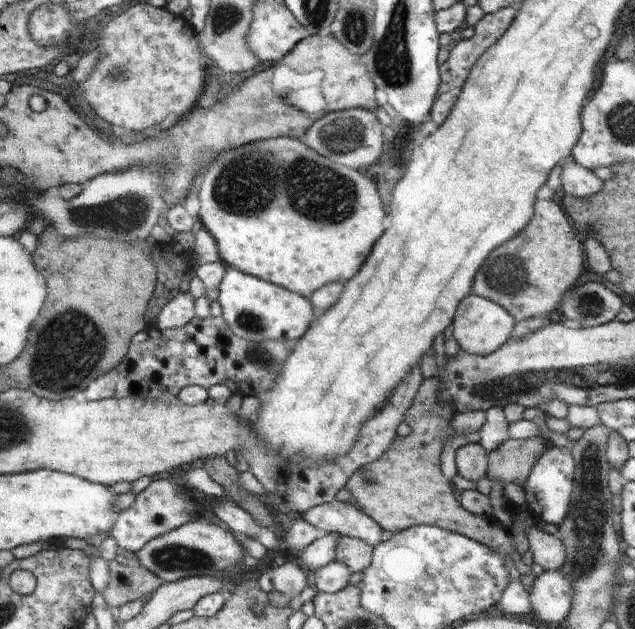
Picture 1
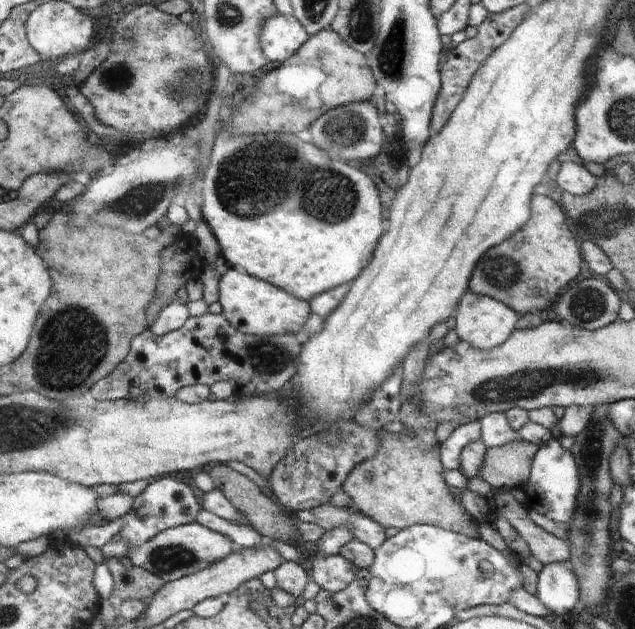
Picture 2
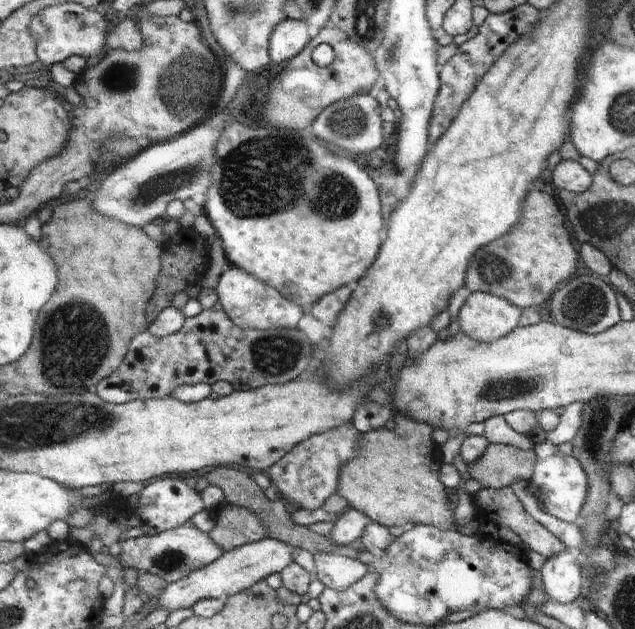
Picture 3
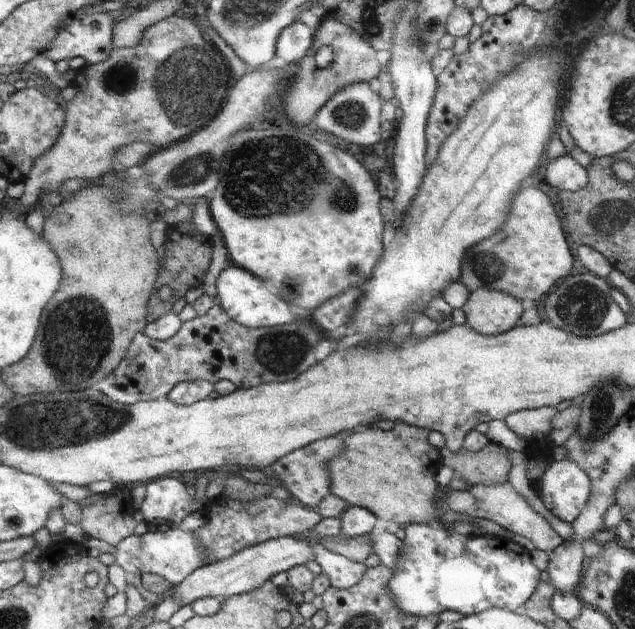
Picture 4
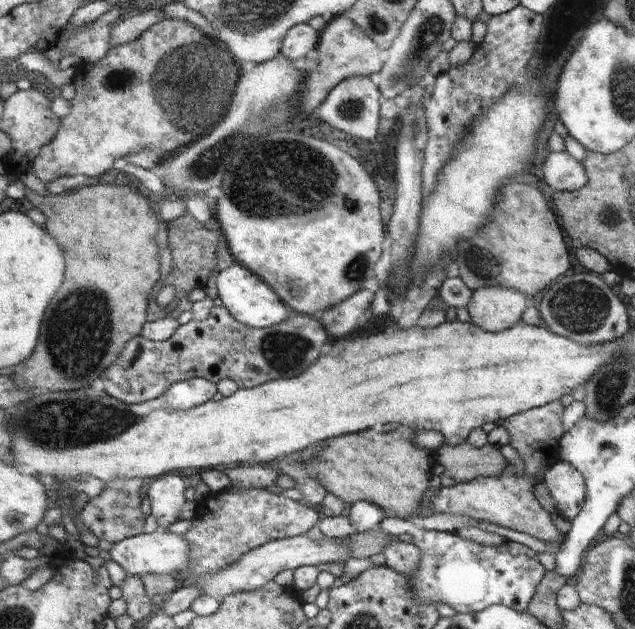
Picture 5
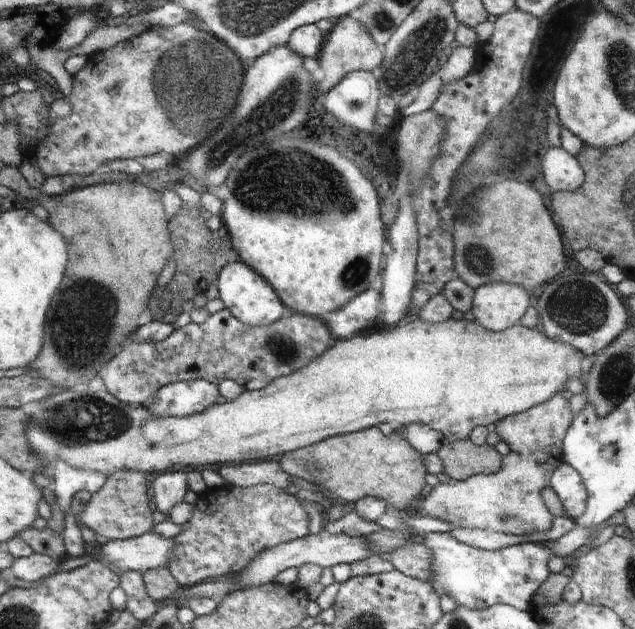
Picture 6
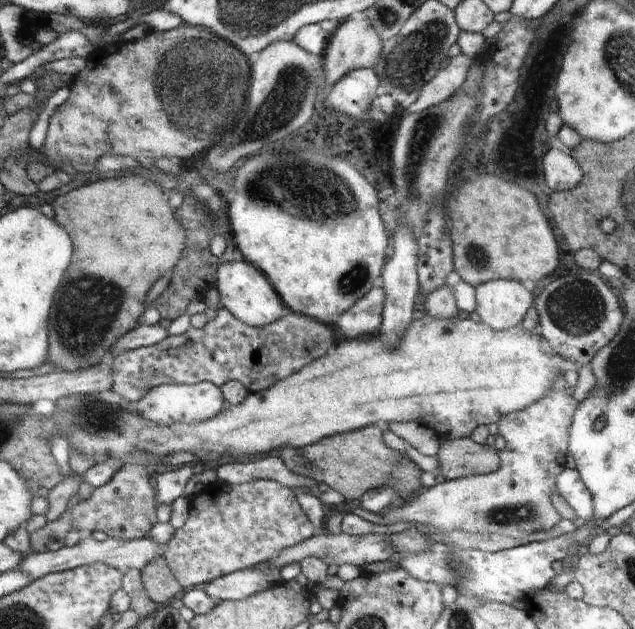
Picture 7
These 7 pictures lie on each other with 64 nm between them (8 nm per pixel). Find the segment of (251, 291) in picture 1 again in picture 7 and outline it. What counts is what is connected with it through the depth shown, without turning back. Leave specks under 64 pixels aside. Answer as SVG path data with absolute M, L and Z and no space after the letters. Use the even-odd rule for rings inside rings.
M224 261L219 266L218 285L221 307L231 311L237 319L253 327L263 327L271 322L278 321L286 316L291 310L284 308L276 292L272 290L270 282L266 280L266 275L251 262L244 261Z

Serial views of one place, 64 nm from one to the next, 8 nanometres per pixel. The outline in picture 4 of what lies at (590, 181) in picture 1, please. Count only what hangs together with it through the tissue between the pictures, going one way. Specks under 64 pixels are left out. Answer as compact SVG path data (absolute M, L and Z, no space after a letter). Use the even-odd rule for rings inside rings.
M563 155L554 158L548 164L546 180L554 188L559 188L561 192L570 191L574 193L582 190L586 186L588 173L586 168L582 167L573 157Z

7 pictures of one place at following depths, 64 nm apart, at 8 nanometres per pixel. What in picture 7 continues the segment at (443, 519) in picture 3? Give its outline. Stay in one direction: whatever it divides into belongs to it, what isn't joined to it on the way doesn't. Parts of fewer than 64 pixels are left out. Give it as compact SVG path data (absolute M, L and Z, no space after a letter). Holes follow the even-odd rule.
M368 425L362 429L324 437L312 445L300 448L280 448L281 458L293 473L303 474L318 484L324 482L347 498L347 506L356 503L364 493L382 489L384 485L394 487L400 498L409 500L412 492L420 486L422 470L404 452L391 449L382 439L383 427Z

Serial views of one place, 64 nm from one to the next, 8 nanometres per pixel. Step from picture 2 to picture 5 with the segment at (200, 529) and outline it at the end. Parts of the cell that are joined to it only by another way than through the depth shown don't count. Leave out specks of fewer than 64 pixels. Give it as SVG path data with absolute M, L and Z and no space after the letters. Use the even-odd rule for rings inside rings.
M163 527L152 533L140 533L115 542L110 550L112 559L124 568L128 575L141 577L145 574L162 573L173 576L179 583L186 583L190 570L190 546L184 536L164 531Z

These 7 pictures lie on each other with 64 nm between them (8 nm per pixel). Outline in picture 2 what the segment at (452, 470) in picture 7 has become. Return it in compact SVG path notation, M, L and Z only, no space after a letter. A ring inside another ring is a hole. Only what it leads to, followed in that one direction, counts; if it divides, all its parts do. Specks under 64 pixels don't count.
M514 441L487 447L479 477L494 489L512 489L526 484L539 444Z

